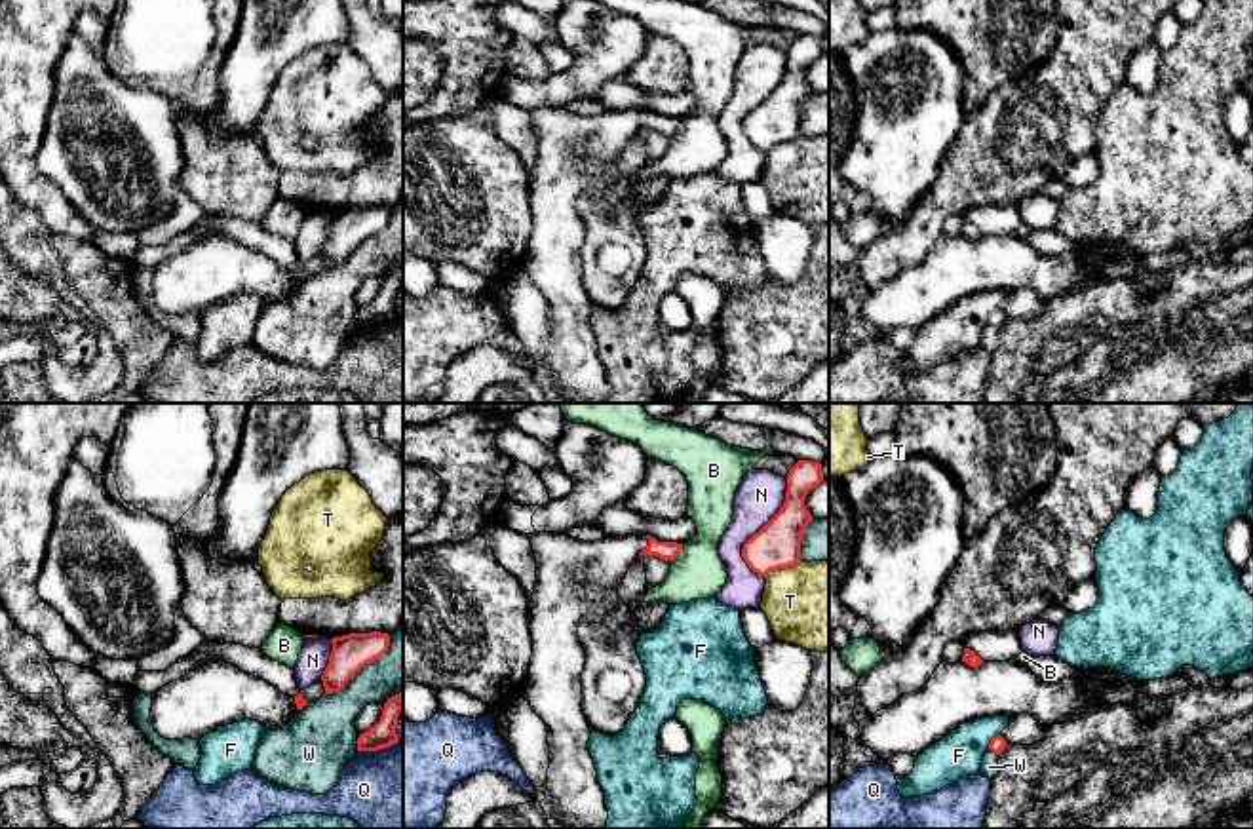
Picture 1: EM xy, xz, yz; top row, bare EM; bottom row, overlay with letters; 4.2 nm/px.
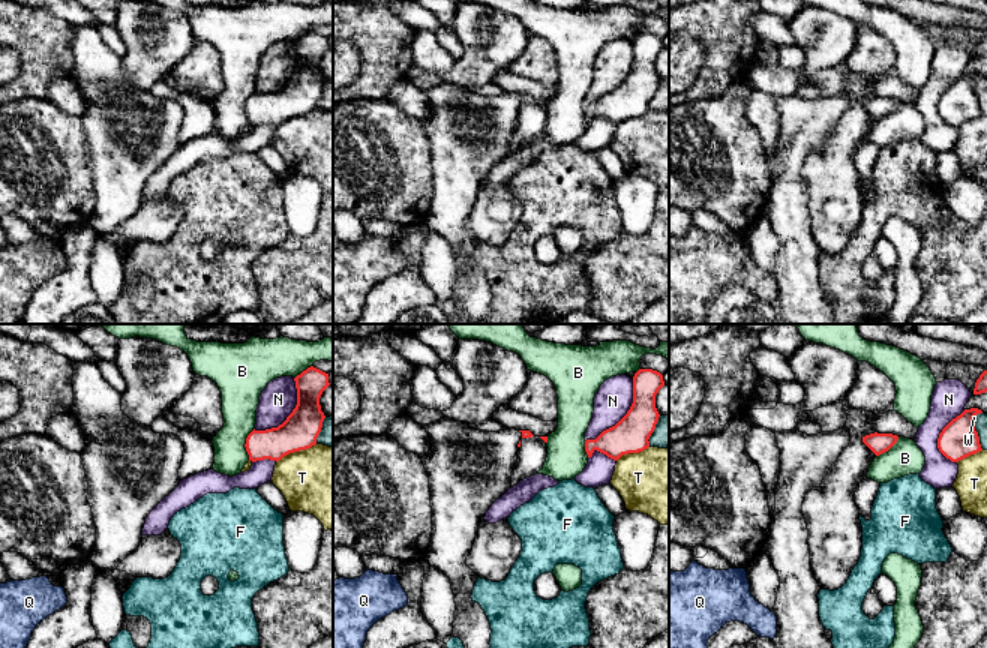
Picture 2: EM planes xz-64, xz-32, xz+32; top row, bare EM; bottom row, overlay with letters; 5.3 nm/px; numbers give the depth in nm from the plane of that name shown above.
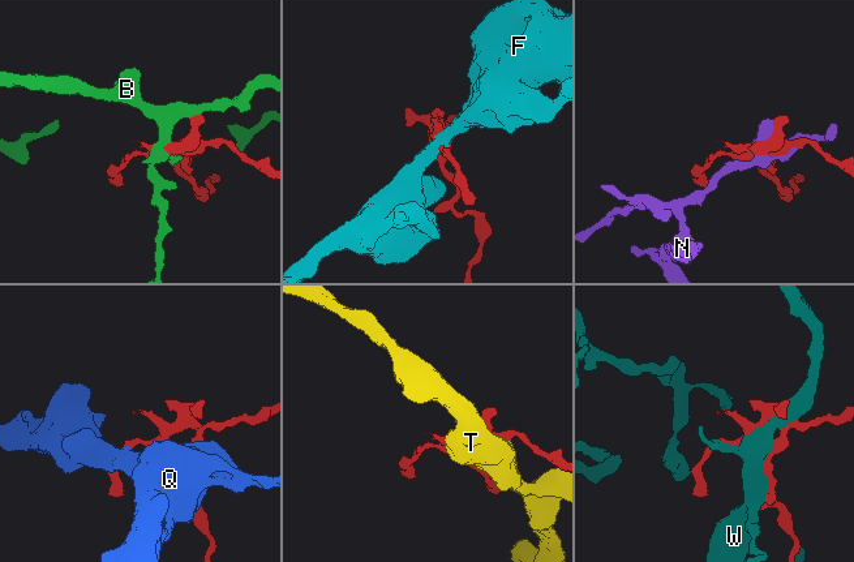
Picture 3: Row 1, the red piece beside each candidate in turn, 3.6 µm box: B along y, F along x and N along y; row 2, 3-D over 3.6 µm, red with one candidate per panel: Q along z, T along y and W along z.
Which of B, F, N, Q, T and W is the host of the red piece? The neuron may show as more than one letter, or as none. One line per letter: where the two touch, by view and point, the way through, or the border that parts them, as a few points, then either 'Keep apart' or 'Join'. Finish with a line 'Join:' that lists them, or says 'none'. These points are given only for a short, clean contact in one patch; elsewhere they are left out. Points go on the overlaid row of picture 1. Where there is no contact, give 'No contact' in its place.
B: Touches red at xz (679, 552). Keep apart
F: Touches red at yz (991, 740). Keep apart
N: Touches red at xz (761, 529). Keep apart
Q: Touches red at xy (377, 750). Keep apart
T: Touches red at xz (782, 567). Keep apart
W: Touches red at xy (362, 666). Keep apart
Join: none

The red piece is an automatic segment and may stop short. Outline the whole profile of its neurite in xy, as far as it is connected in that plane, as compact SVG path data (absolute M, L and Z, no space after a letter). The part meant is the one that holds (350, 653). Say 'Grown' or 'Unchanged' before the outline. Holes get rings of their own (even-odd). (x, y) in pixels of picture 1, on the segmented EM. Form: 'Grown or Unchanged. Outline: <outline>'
Unchanged. Outline: M380 631L350 633L331 639L333 650L321 675L325 694L344 688L367 664L378 660L390 645L390 635Z

